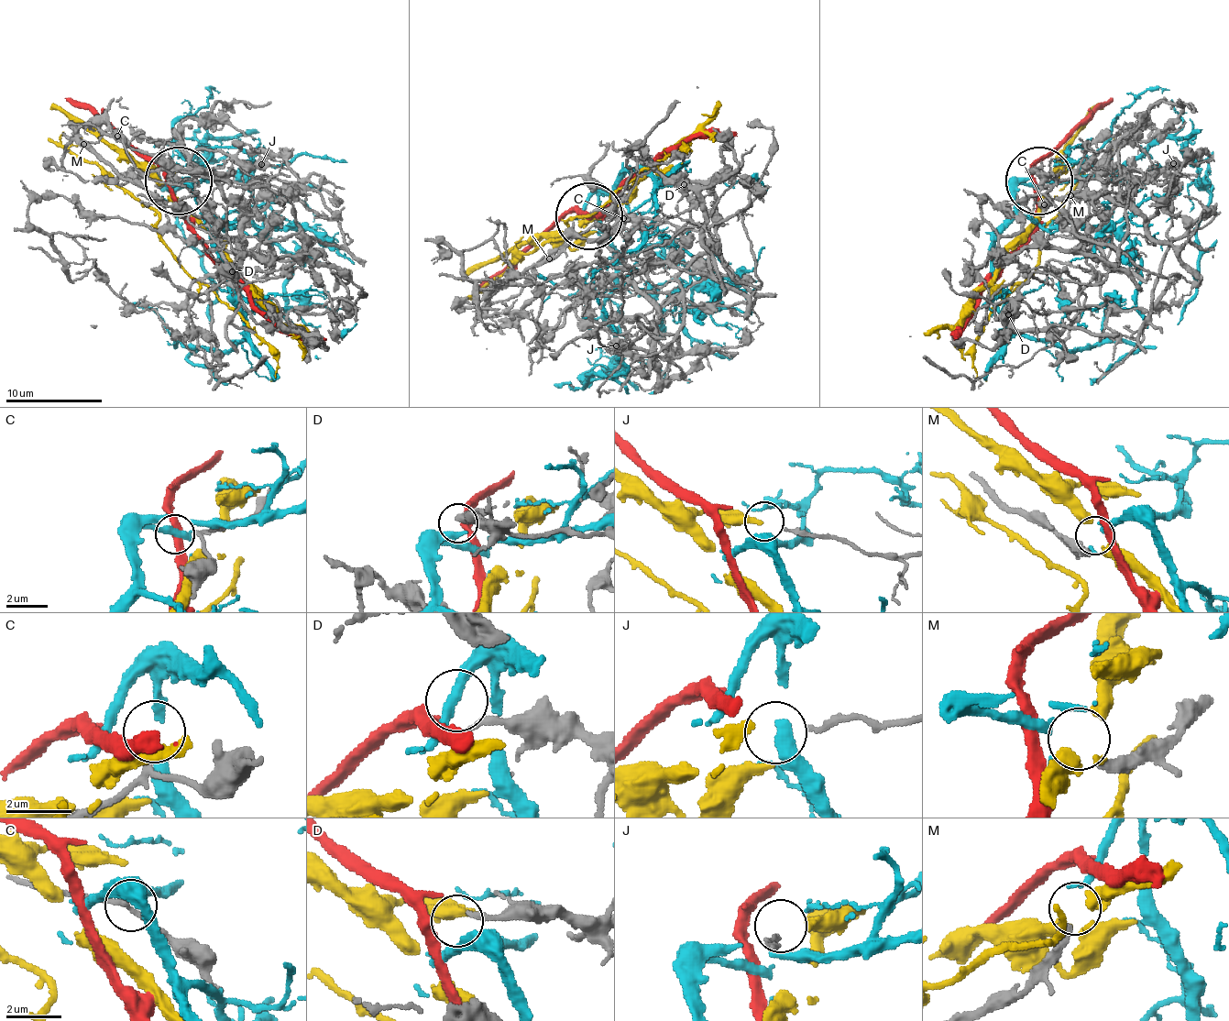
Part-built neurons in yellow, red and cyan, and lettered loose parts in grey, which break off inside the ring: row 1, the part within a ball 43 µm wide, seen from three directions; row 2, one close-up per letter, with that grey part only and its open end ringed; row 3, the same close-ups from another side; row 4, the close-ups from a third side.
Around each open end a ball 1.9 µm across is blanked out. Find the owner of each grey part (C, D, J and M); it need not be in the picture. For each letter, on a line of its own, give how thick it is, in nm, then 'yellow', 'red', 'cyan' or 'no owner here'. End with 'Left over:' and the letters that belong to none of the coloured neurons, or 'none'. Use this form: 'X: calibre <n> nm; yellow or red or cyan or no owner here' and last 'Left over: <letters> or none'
C: calibre 180 nm; no owner here
D: calibre 240 nm; no owner here
J: calibre 180 nm; no owner here
M: calibre 400 nm; cyan
Left over: C, D, J

